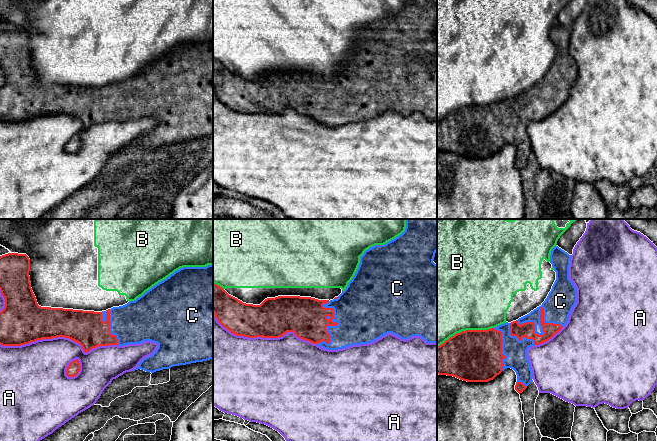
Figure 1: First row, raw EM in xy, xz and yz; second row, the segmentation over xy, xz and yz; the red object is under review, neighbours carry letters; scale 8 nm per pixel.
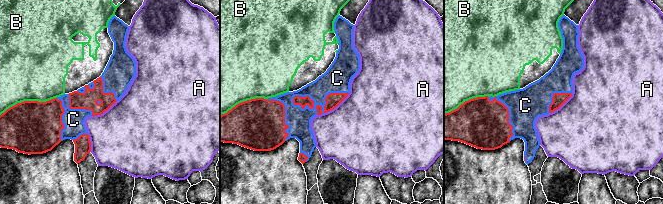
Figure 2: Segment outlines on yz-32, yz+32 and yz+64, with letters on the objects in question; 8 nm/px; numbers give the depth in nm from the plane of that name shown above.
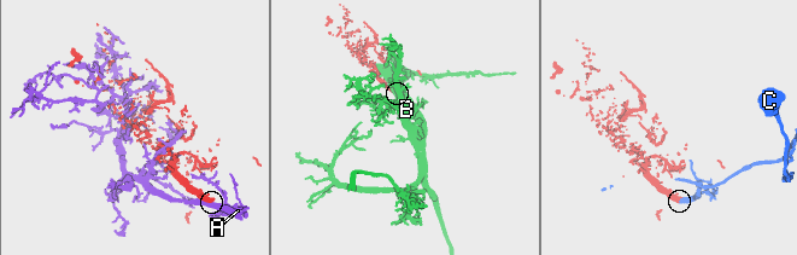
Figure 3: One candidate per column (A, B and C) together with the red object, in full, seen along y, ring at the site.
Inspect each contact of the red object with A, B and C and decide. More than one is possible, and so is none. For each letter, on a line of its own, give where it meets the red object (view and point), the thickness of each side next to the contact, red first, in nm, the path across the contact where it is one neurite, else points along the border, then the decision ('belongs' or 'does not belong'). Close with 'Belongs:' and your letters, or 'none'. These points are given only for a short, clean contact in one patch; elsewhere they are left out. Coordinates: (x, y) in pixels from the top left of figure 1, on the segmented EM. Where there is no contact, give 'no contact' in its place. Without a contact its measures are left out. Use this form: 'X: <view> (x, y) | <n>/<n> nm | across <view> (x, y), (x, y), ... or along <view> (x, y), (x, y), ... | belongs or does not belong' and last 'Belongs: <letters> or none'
A: xy (59, 336) | 300/360 nm | does not belong
B: yz (466, 330) | 420/500 nm | does not belong
C: yz (540, 321) | 120/220 nm | belongs
Belongs: C

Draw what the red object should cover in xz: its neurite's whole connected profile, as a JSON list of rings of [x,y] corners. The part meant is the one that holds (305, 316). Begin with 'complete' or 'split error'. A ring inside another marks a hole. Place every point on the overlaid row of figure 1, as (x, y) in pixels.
split error; [[[406,219],[406,228],[401,235],[384,245],[375,245],[364,252],[360,257],[360,264],[354,277],[348,283],[346,289],[344,291],[342,290],[342,293],[333,300],[318,300],[311,297],[300,296],[278,296],[275,298],[267,298],[260,305],[253,305],[243,303],[237,298],[229,295],[222,287],[213,283],[213,313],[224,328],[237,336],[248,338],[279,338],[287,332],[294,332],[298,338],[317,344],[328,350],[338,350],[352,345],[368,344],[388,333],[392,333],[404,340],[413,336],[420,336],[427,343],[437,343],[437,264],[433,262],[436,252],[437,219]]]

